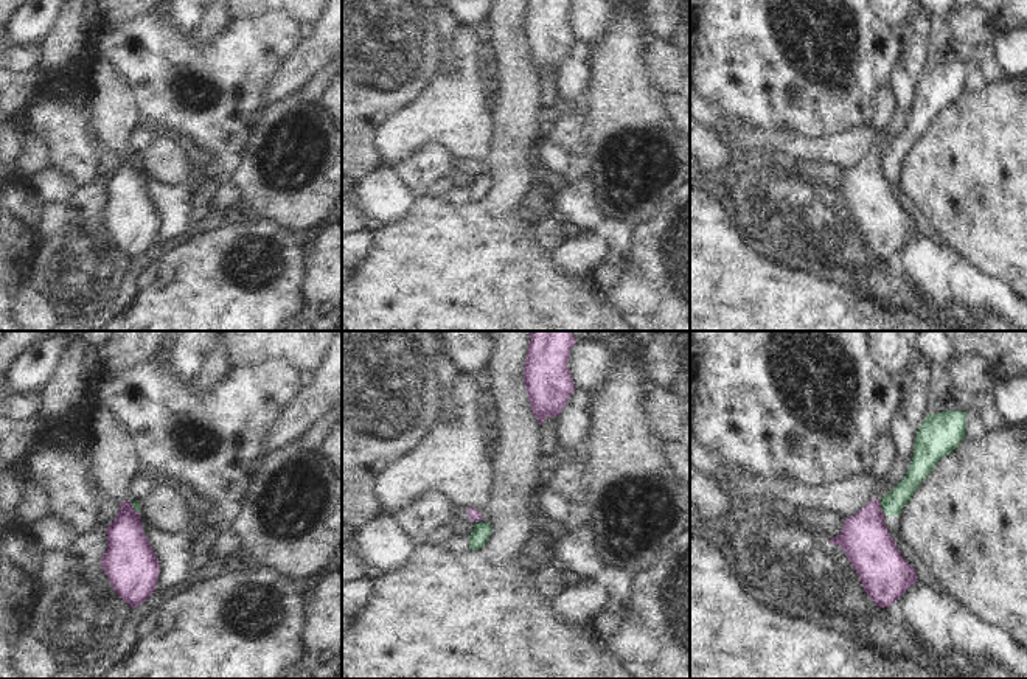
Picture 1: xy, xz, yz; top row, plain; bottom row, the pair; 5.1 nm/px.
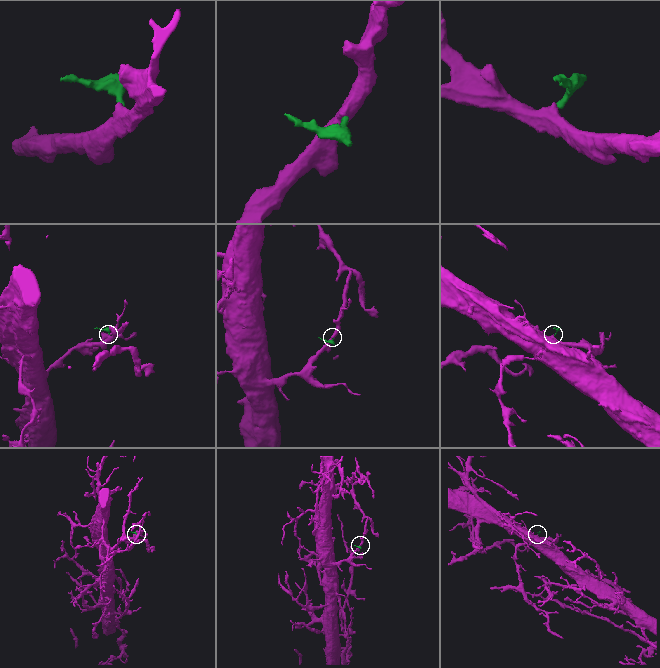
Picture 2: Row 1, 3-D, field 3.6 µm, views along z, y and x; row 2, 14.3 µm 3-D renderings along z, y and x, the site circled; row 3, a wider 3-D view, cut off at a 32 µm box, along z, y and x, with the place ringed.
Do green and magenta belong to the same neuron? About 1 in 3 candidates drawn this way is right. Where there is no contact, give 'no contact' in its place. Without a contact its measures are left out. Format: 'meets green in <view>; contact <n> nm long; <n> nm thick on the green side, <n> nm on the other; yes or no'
meets green in yz; contact 90 nm long; 120 nm thick on the green side, 260 nm on the other; no

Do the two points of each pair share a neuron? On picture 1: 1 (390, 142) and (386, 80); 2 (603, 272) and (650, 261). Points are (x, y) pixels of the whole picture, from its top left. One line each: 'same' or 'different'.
1: different
2: different

